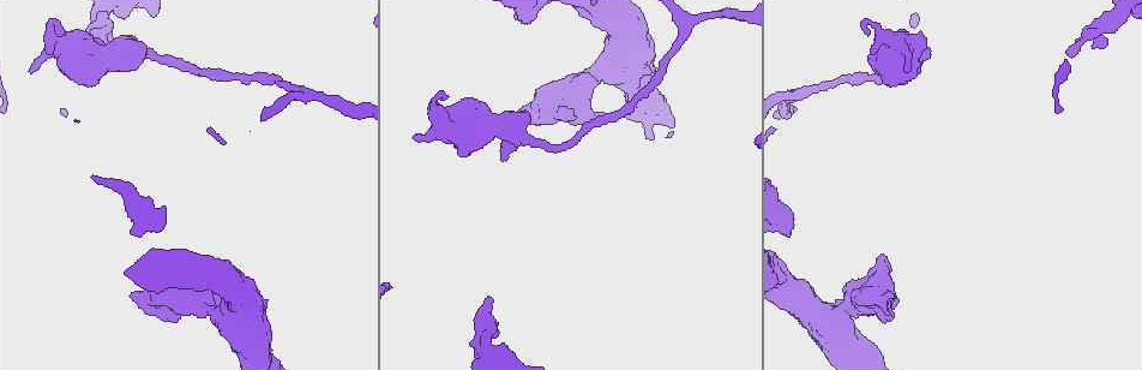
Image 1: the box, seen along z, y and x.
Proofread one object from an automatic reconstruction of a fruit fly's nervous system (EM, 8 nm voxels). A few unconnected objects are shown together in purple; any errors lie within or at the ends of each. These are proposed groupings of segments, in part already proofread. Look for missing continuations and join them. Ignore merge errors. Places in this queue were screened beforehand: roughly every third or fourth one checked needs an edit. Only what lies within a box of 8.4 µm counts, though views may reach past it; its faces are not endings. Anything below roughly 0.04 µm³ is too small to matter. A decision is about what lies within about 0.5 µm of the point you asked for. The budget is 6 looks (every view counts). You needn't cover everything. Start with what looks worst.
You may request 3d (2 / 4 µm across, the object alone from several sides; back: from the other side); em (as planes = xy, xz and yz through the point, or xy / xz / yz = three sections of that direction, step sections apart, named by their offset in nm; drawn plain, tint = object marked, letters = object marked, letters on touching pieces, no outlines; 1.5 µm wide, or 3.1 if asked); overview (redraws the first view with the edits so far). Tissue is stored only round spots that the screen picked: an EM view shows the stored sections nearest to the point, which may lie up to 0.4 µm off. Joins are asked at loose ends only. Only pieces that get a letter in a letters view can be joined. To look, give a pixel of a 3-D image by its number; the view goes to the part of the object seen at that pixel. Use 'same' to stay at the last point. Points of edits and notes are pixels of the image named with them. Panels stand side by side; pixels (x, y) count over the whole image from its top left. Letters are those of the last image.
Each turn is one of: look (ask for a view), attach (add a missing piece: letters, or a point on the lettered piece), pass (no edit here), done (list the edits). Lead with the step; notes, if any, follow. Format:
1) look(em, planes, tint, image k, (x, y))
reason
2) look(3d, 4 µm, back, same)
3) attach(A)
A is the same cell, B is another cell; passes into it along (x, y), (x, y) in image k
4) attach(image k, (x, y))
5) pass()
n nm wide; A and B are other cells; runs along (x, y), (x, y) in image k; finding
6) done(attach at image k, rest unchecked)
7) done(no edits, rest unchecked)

look(3d, 4 µm, image 1, (488, 301))
branch stops here

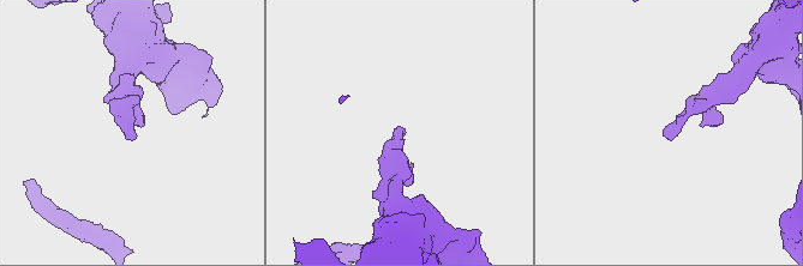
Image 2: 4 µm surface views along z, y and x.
look(em, yz, step 8, letters, image 2, (134, 138))
need the tissue

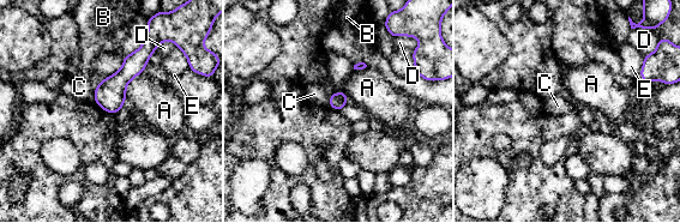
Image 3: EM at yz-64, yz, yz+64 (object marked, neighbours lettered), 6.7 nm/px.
pass()
A, B, C, D and E are other cells; none of them fits

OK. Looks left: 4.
look(3d, 4 µm, back, image 1, (864, 22))
an open end

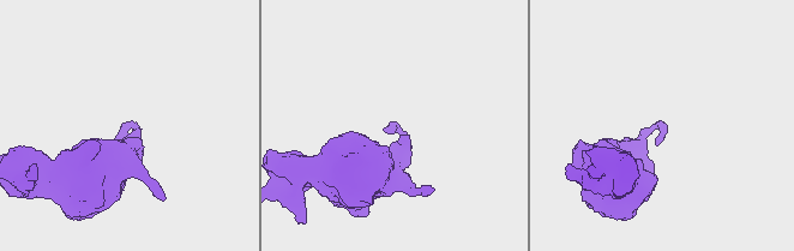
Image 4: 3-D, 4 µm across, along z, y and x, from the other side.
look(em, planes, letters, image 4, (666, 129))

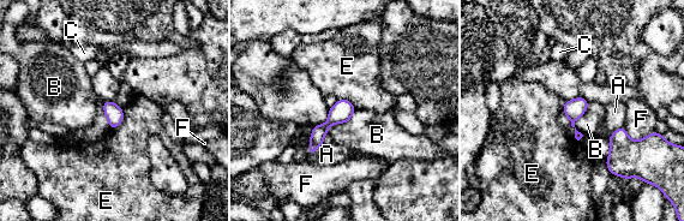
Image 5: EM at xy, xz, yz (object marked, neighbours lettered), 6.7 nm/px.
pass()
A, B, C, E and F are other cells; border along (122, 108), (122, 120), (110, 130) in image 5; none of them fits

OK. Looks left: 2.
look(em, planes, letters, image 1, (643, 66))
an open end

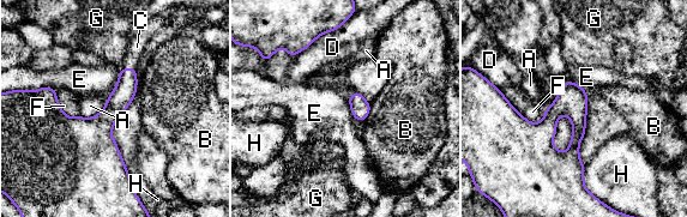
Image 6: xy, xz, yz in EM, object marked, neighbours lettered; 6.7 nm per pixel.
attach(C)
C is the same cell, A, B, D, E, F, G and H are other cells; passes into it along (122, 95), (128, 68), (137, 47) in image 6; it goes on there

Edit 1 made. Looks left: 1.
done(attach at image 6, rest unchecked)

